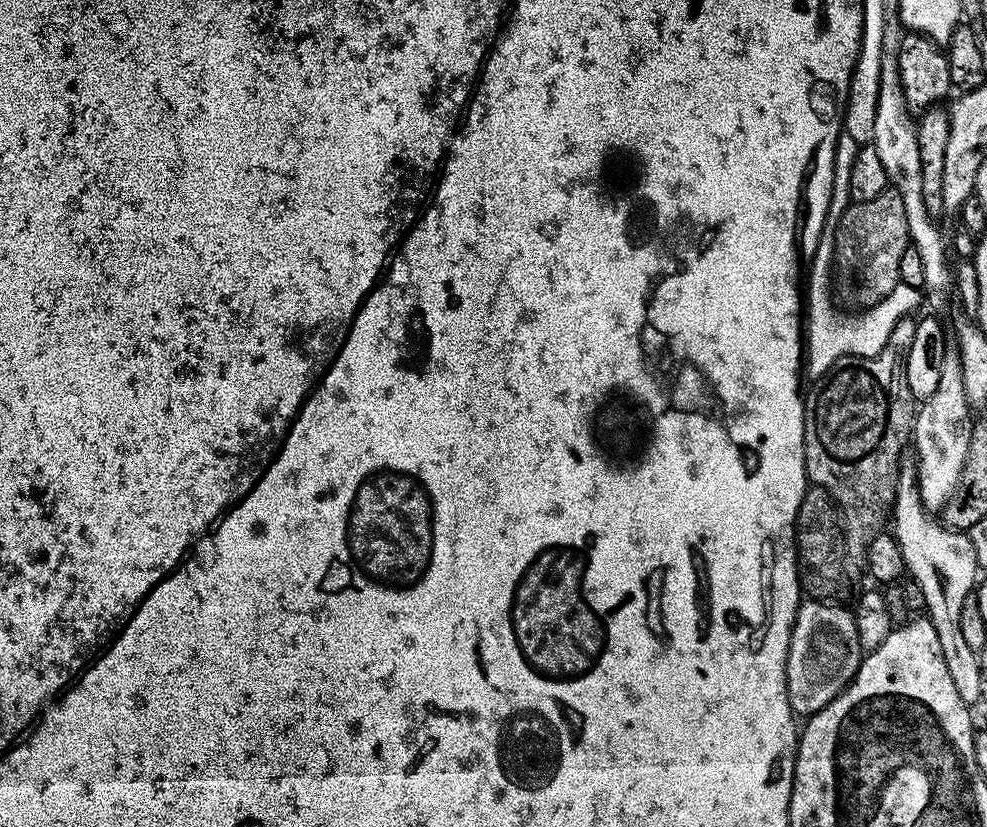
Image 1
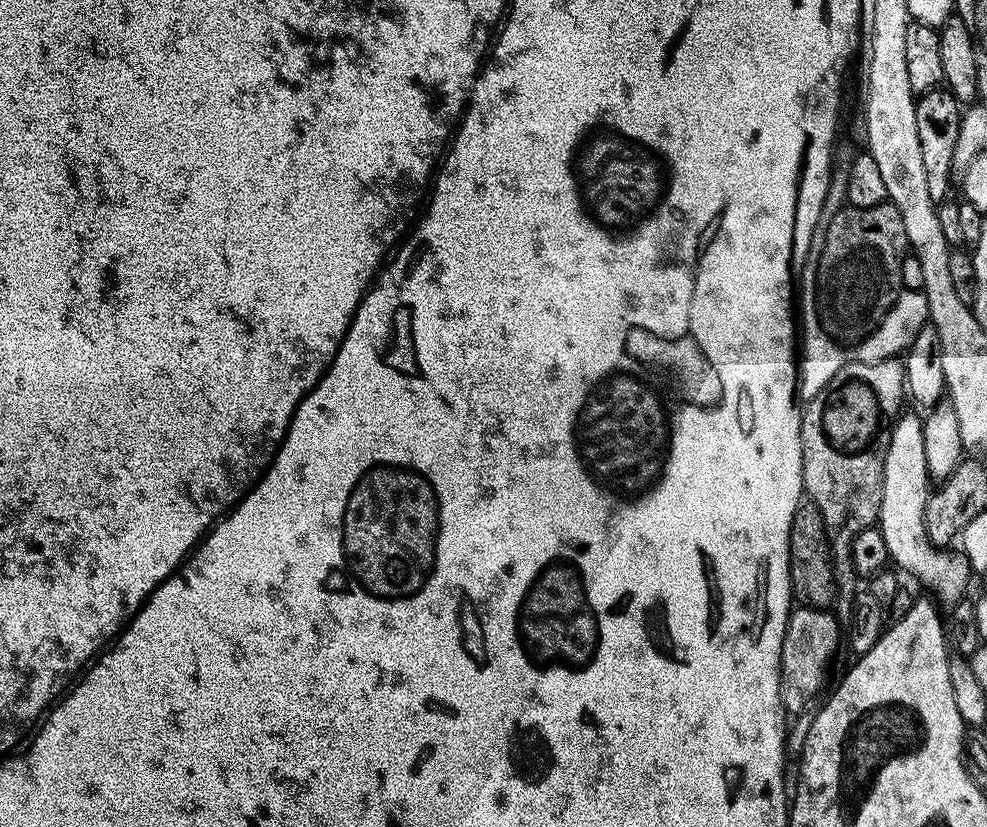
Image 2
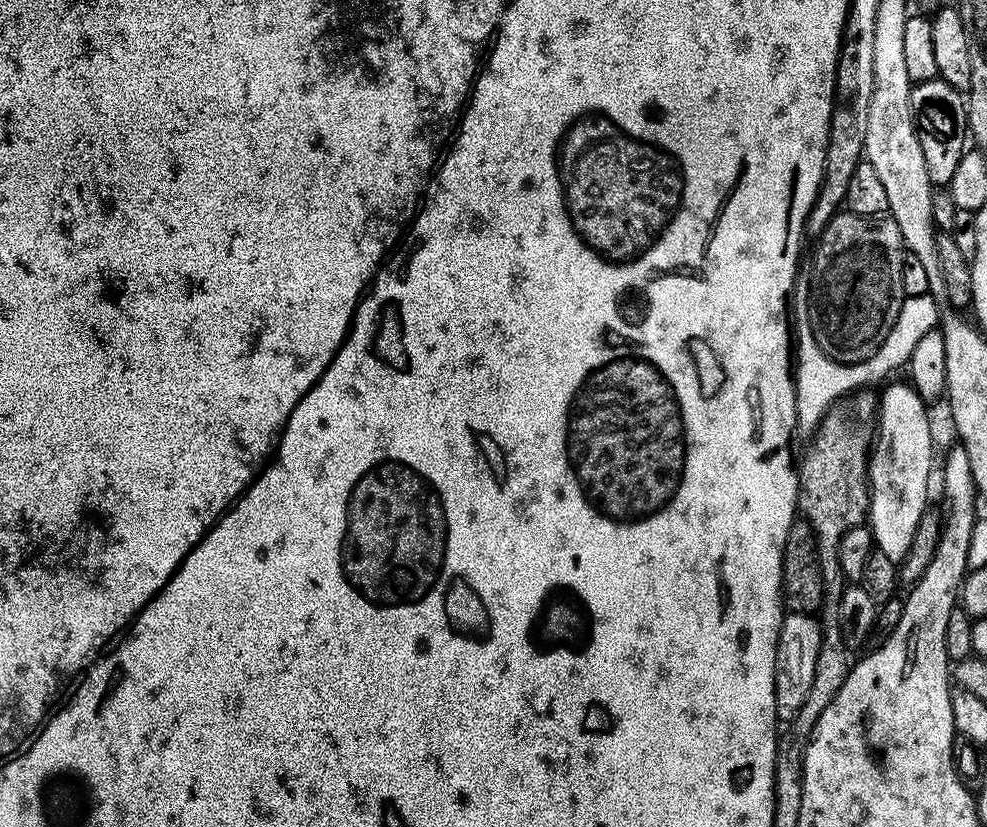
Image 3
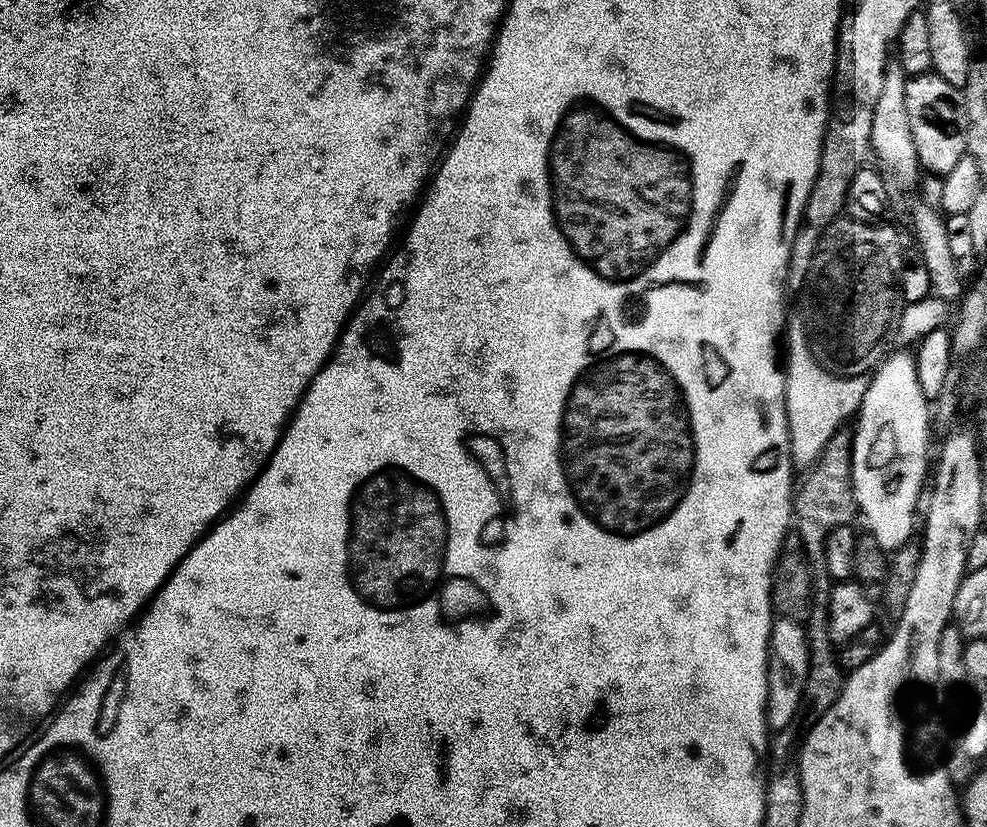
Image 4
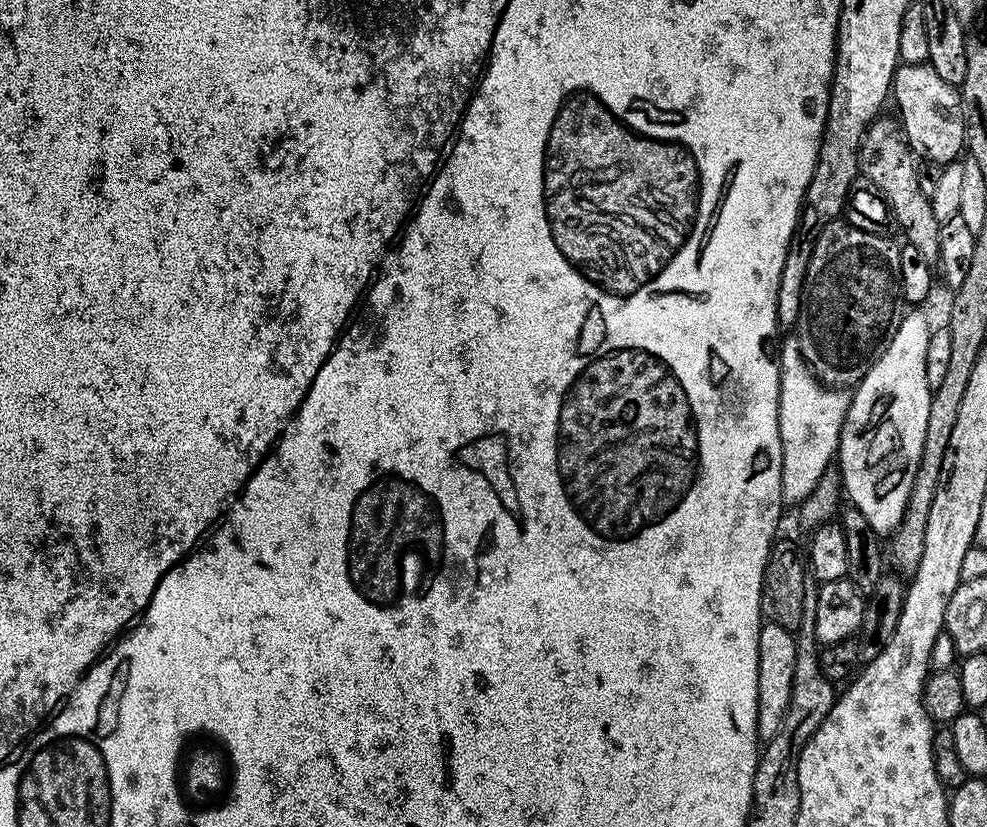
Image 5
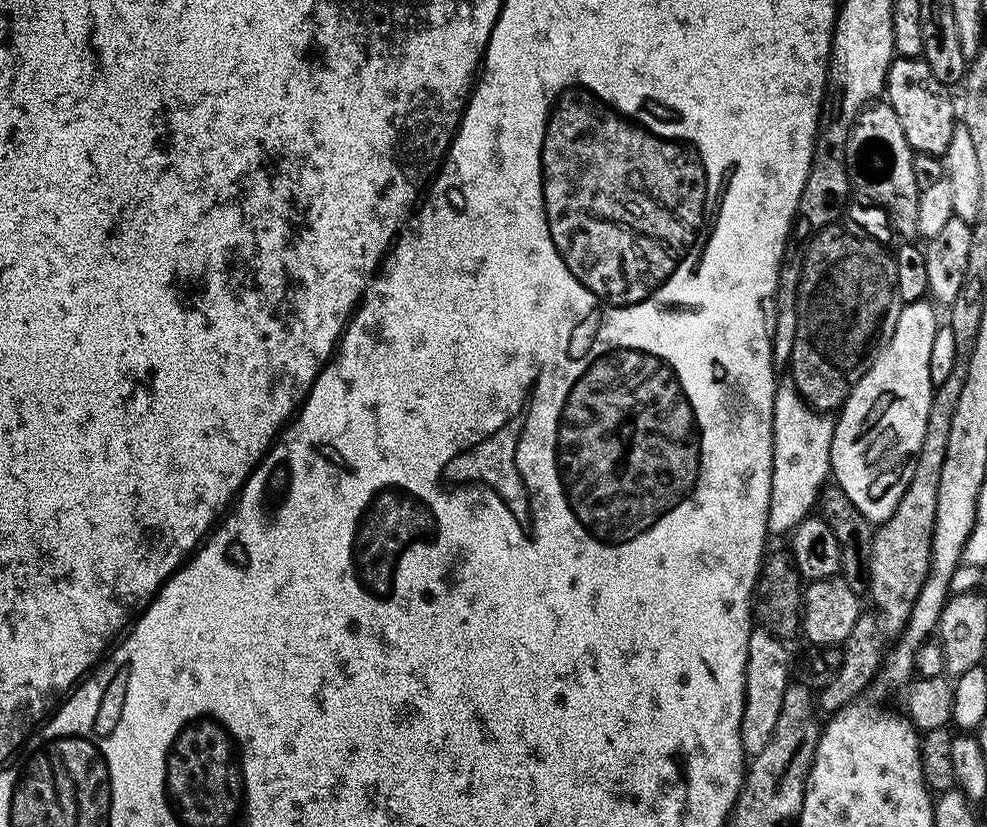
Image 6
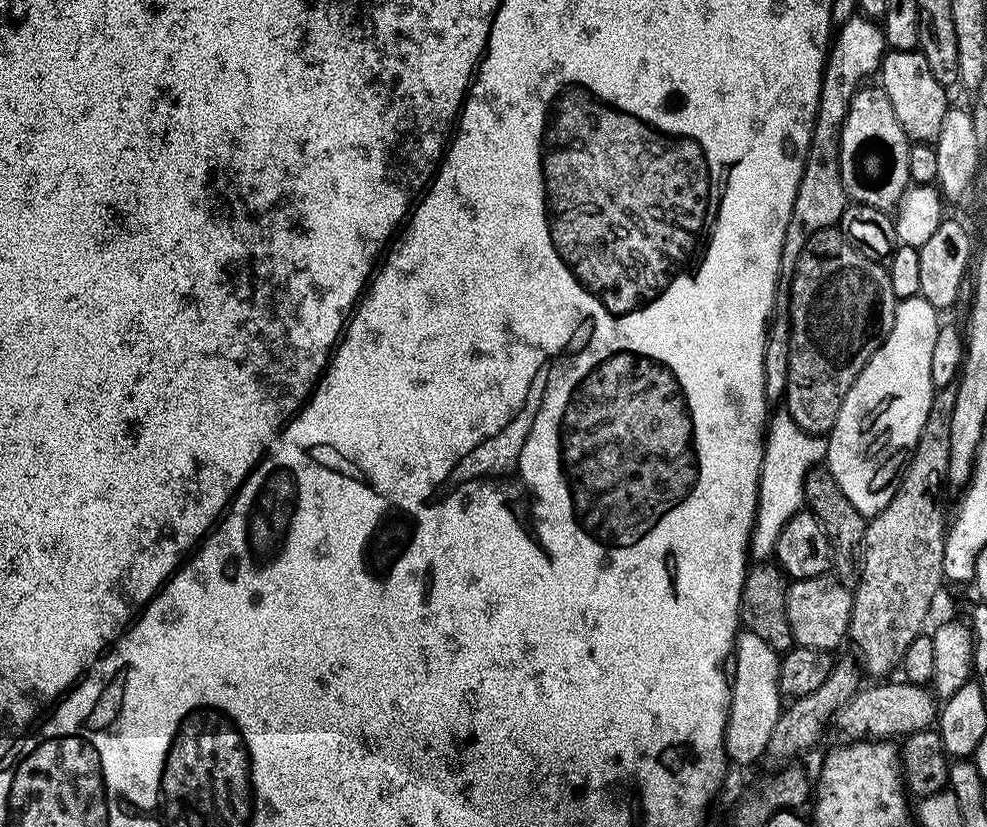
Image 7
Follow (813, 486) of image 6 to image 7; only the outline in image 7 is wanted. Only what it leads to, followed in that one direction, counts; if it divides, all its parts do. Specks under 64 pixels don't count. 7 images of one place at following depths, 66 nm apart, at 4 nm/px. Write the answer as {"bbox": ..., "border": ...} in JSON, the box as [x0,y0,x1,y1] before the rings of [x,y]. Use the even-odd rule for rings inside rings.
{"bbox":[750,411,828,562],"border":[[[776,411],[771,413],[766,425],[764,457],[760,467],[756,524],[752,528],[750,545],[751,559],[756,562],[767,561],[775,553],[782,526],[786,526],[786,522],[790,522],[790,518],[805,507],[804,483],[808,473],[828,454],[828,441],[823,435],[802,431],[788,411]]]}

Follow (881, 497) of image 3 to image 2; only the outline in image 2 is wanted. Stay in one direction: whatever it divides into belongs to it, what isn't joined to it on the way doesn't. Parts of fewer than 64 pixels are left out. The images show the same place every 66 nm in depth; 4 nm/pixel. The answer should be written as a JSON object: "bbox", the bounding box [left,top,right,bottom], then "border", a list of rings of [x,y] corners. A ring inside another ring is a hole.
{"bbox":[878,415,970,606],"border":[[[901,415],[892,427],[890,446],[884,459],[882,506],[878,527],[882,538],[886,540],[889,561],[905,568],[914,579],[921,580],[941,605],[951,606],[965,599],[967,592],[964,591],[968,588],[970,569],[968,559],[959,551],[934,547],[924,533],[924,507],[930,495],[928,483],[930,477],[926,466],[924,425],[921,417]]]}

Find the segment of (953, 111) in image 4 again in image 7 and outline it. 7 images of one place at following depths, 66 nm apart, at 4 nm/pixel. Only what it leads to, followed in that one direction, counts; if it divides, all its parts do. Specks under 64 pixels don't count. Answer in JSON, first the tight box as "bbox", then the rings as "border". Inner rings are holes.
{"bbox":[878,50,950,142],"border":[[[918,50],[889,51],[880,64],[878,84],[884,89],[886,98],[890,98],[890,106],[894,106],[894,114],[898,114],[898,122],[909,141],[934,142],[938,138],[942,118],[946,118],[950,107],[949,89],[934,78],[922,53]]]}

